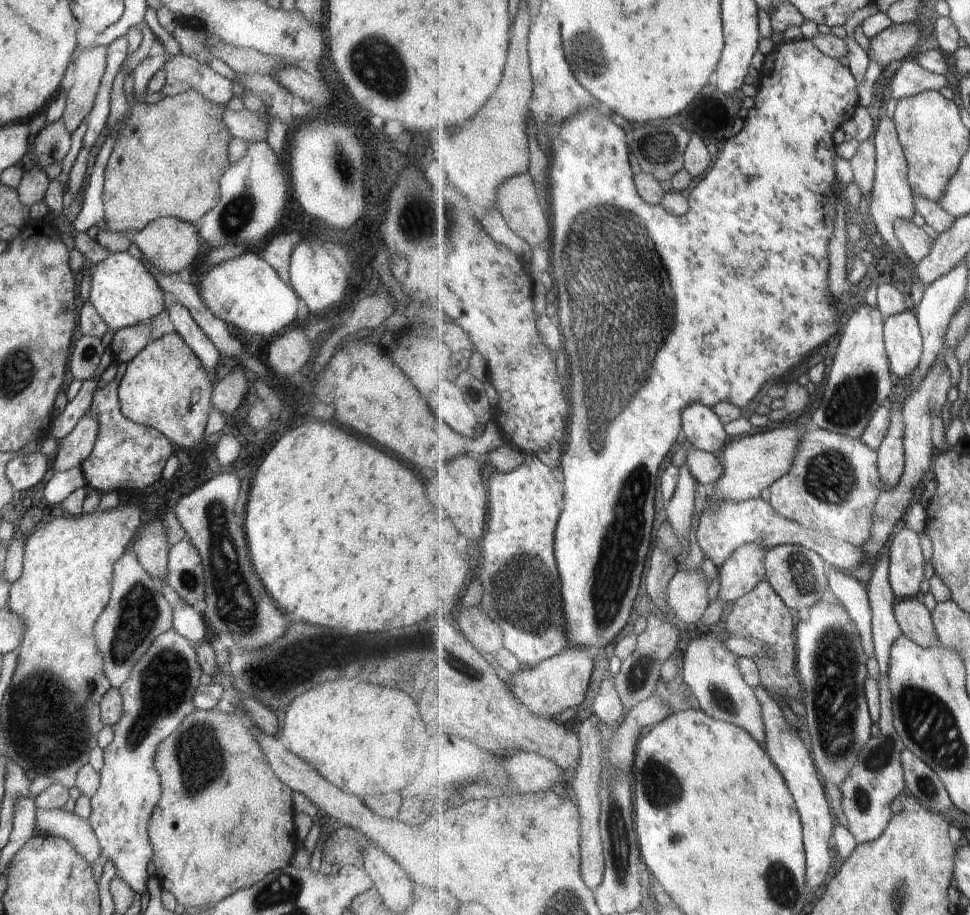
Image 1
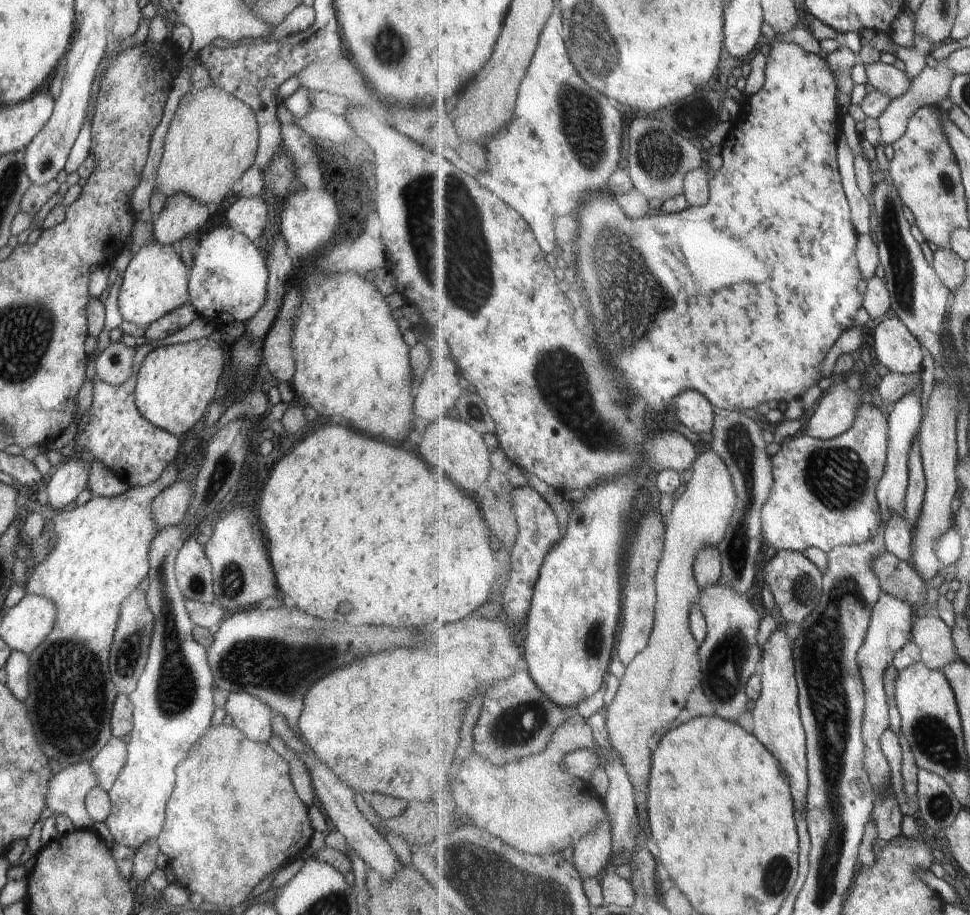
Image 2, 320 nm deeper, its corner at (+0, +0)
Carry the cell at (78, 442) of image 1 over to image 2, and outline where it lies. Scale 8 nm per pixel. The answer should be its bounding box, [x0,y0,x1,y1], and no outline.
[46,458,91,508]

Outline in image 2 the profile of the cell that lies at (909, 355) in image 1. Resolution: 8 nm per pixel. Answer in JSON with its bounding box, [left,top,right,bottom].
[870,317,921,376]

